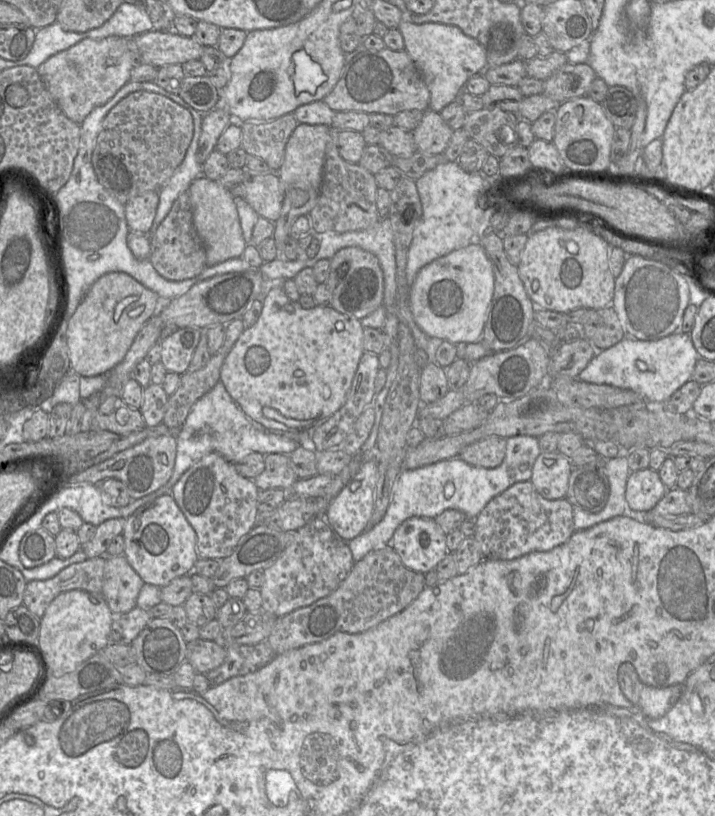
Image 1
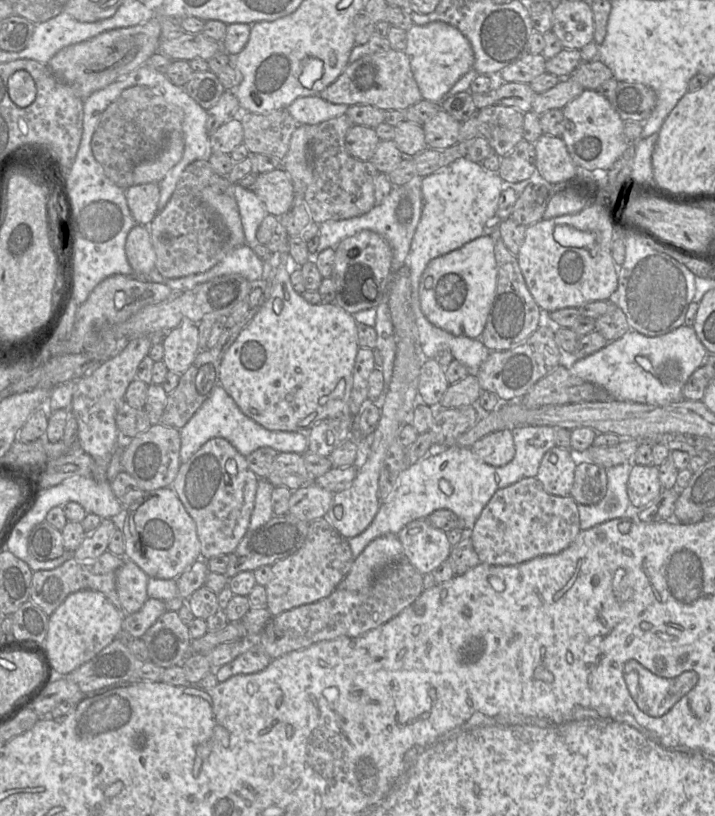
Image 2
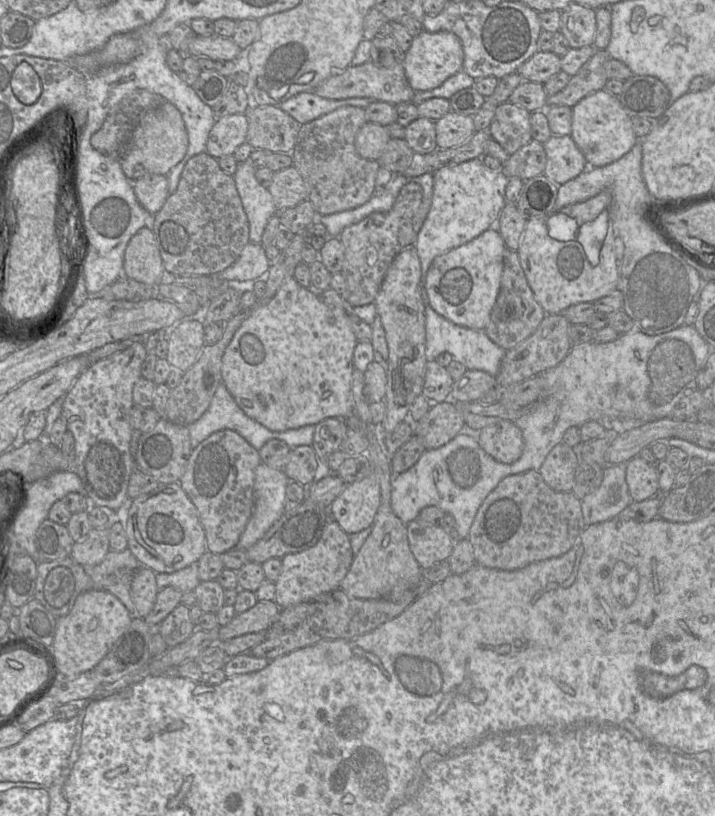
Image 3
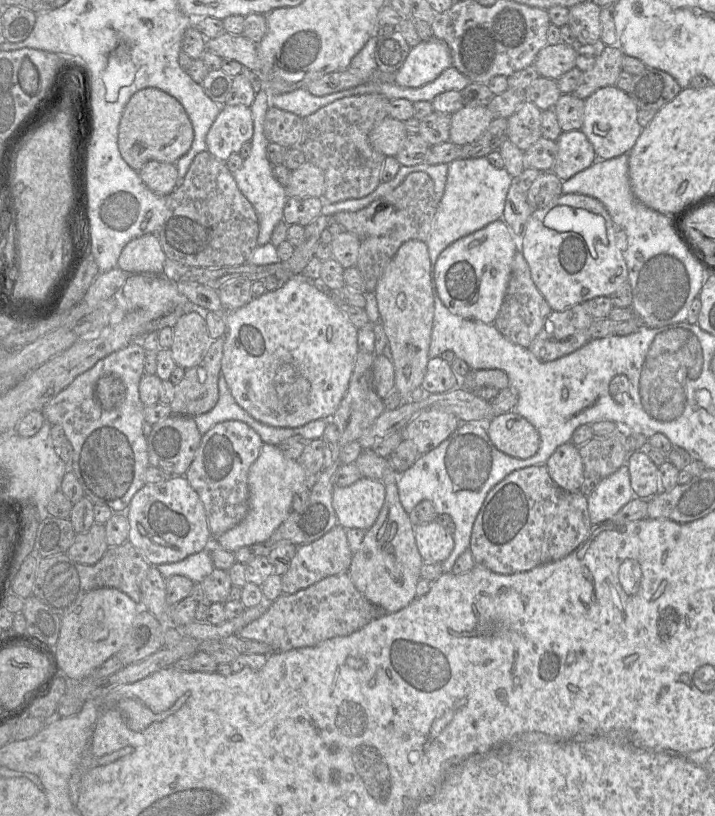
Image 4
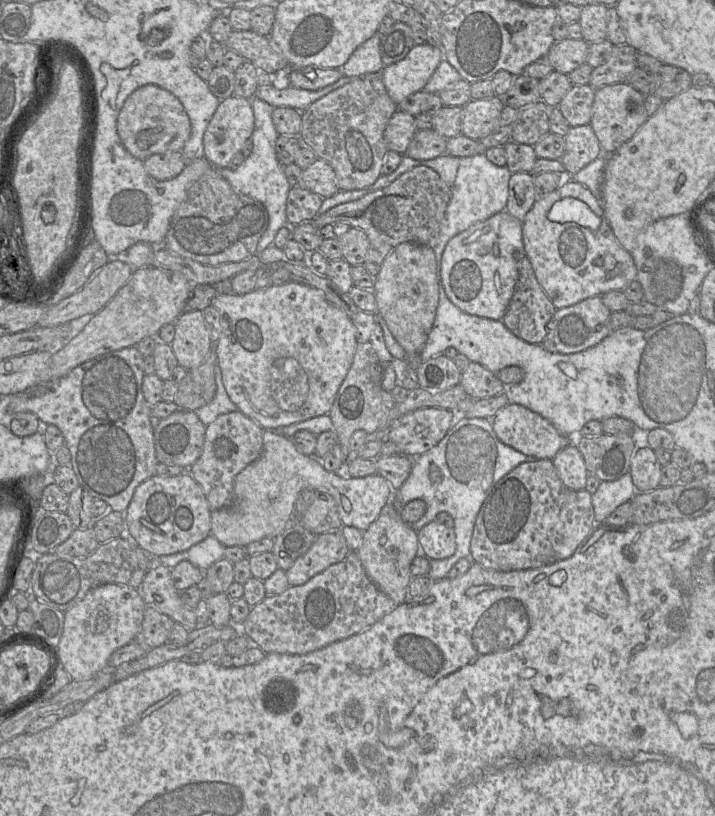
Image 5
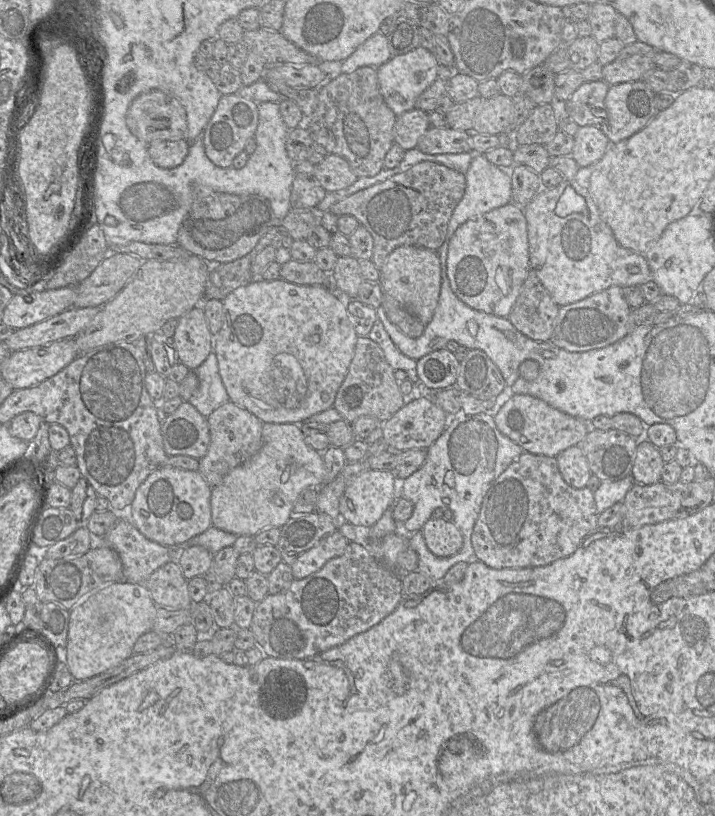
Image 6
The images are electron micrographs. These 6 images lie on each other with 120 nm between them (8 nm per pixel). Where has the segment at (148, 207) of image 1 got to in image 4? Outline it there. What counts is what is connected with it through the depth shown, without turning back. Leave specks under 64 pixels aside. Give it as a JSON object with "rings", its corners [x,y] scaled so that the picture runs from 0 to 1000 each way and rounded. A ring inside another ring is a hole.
{"rings":[[[208,197],[196,207],[194,214],[203,227],[222,240],[235,240],[252,227],[243,200]]]}

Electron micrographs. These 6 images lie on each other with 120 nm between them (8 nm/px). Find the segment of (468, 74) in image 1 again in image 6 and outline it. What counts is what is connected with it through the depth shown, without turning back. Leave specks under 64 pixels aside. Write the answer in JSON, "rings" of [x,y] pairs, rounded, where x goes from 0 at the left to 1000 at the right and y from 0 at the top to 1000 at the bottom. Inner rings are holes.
{"rings":[[[586,56],[568,66],[547,70],[527,83],[533,115],[554,142],[580,132],[585,119],[613,96],[613,82],[610,69]]]}

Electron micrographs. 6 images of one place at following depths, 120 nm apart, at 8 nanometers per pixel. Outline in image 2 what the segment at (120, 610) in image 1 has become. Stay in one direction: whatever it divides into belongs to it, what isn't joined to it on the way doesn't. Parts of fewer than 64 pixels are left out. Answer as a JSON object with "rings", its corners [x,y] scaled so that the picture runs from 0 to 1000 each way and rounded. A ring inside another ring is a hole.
{"rings":[[[175,685],[162,705],[162,722],[173,752],[194,749],[207,734],[208,706],[185,686]]]}

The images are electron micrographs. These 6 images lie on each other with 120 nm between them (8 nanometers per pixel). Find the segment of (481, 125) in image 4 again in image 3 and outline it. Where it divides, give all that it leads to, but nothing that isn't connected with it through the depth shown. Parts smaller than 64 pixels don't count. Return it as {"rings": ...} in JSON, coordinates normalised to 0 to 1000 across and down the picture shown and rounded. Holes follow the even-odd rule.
{"rings":[[[627,137],[608,148],[613,183],[628,183],[656,172],[666,162],[660,142]]]}

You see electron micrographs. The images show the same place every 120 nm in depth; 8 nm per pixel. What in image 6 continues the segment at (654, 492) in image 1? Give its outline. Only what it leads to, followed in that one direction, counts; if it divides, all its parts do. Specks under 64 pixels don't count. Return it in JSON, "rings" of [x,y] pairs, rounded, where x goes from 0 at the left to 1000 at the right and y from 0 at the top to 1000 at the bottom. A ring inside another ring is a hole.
{"rings":[[[908,539],[892,544],[883,578],[887,591],[912,594],[924,589],[929,569],[923,551]]]}

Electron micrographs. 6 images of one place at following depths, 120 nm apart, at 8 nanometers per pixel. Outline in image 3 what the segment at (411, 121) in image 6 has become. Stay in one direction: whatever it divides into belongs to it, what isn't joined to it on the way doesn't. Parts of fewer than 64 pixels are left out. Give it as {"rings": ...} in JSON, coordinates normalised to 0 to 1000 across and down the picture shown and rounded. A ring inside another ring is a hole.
{"rings":[[[513,150],[498,165],[497,180],[505,192],[529,197],[545,170],[541,156]]]}

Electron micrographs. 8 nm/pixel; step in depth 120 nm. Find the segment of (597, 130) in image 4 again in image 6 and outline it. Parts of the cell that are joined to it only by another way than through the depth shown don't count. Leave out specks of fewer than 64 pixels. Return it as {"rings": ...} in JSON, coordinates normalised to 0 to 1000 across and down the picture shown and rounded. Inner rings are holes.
{"rings":[[[899,98],[853,104],[846,119],[849,142],[839,157],[855,176],[894,162],[922,137],[916,115]]]}

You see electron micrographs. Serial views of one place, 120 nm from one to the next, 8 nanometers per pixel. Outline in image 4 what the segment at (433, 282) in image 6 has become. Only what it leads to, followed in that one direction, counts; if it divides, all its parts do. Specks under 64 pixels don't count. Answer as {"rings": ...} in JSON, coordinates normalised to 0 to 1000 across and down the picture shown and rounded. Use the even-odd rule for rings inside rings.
{"rings":[[[585,294],[564,298],[538,327],[523,355],[531,395],[544,418],[552,452],[552,477],[562,489],[589,474],[597,455],[603,419],[607,364],[597,299]]]}

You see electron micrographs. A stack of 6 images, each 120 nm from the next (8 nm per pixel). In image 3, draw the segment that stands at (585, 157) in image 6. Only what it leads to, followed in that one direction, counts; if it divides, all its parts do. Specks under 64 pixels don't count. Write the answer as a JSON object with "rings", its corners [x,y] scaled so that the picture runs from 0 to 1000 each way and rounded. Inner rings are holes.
{"rings":[[[772,165],[759,175],[765,197],[761,214],[786,227],[818,208],[821,196],[797,165]]]}

